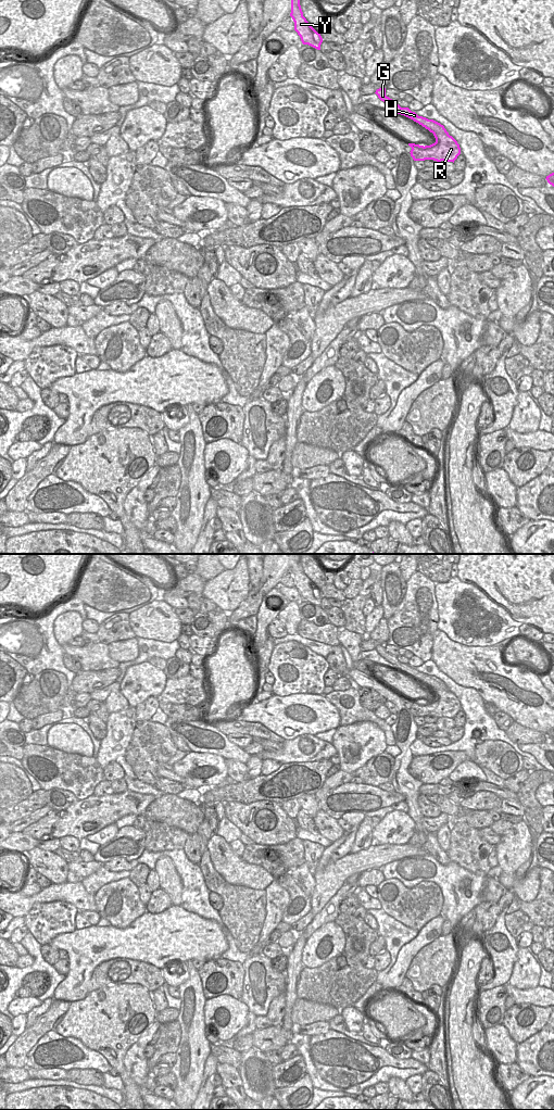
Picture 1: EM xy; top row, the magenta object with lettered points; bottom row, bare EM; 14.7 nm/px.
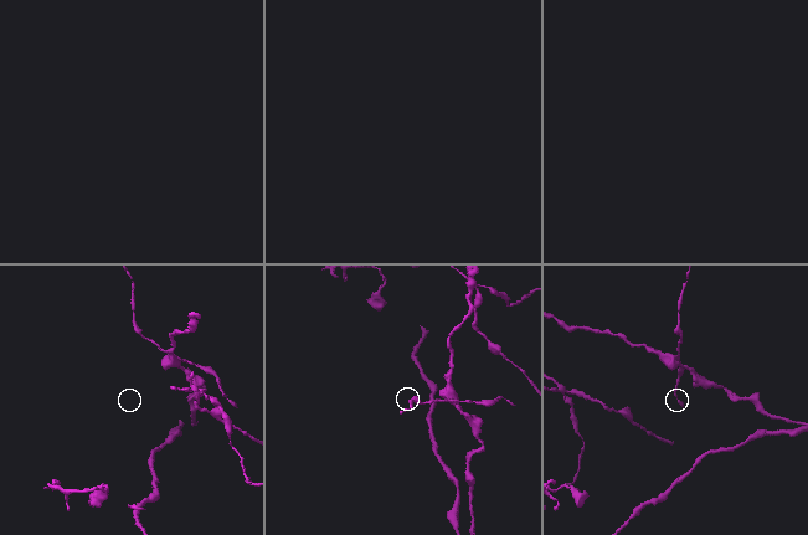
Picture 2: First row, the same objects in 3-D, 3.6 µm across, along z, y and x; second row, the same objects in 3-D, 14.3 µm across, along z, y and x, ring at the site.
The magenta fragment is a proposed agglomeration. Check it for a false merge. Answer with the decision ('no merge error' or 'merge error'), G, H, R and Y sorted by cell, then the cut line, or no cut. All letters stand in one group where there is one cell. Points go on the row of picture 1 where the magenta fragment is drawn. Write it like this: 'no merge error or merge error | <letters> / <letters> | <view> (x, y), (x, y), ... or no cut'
merge error | G H Y / R | xy (448, 134), (433, 135)

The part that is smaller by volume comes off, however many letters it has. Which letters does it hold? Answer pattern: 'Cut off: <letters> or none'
Cut off: G, H, Y

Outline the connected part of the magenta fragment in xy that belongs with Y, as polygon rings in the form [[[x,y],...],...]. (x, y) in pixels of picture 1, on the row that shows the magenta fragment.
[[[291,0],[290,16],[294,22],[294,30],[300,36],[302,43],[320,50],[320,45],[323,42],[320,33],[317,33],[303,16],[300,0]]]

